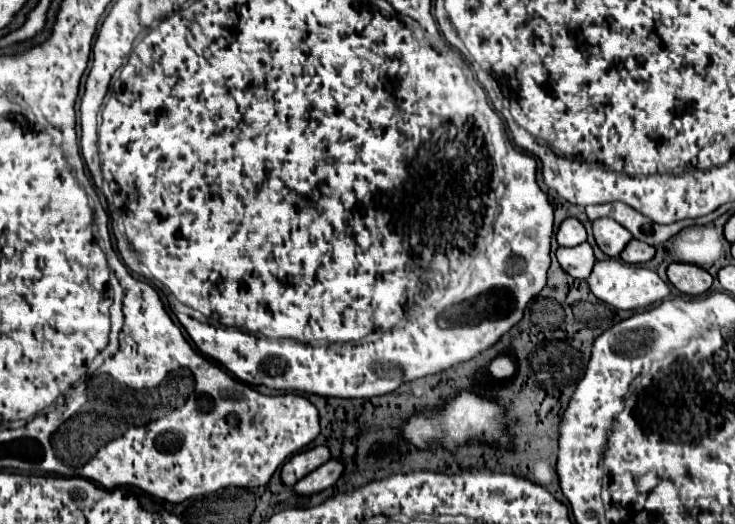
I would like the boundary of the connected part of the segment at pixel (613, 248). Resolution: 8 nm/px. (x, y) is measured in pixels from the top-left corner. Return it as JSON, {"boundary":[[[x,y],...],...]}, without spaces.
{"boundary":[[[610,218],[594,220],[592,230],[594,230],[598,248],[612,258],[616,258],[624,250],[624,246],[632,240],[632,234],[622,224],[618,224],[616,220],[610,220]]]}

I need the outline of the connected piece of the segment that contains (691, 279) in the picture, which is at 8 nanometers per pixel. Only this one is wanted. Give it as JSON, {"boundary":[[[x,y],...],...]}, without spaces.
{"boundary":[[[672,262],[668,266],[668,280],[684,294],[698,296],[704,294],[712,286],[712,276],[694,264],[684,264],[684,262]]]}

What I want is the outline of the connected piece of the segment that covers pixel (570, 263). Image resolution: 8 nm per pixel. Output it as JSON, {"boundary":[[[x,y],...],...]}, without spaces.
{"boundary":[[[582,242],[574,248],[558,248],[556,250],[556,258],[560,262],[560,266],[574,278],[588,278],[588,274],[592,272],[592,266],[594,266],[594,252],[592,252],[592,246],[588,242]]]}

